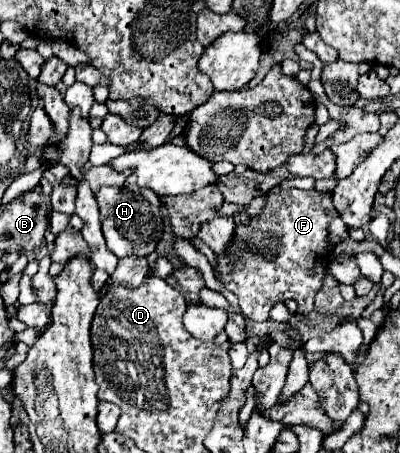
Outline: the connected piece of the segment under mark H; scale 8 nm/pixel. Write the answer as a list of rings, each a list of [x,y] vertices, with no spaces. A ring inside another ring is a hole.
[[[103,187],[97,195],[97,203],[101,207],[101,223],[103,223],[103,235],[107,241],[107,249],[115,253],[119,259],[137,255],[145,257],[149,255],[157,241],[161,239],[161,223],[163,215],[159,209],[159,197],[151,193],[149,189],[129,189],[129,187]]]

